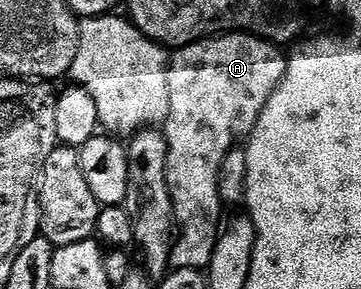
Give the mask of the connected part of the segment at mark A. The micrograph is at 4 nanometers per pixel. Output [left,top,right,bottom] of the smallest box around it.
[163,32,289,269]

